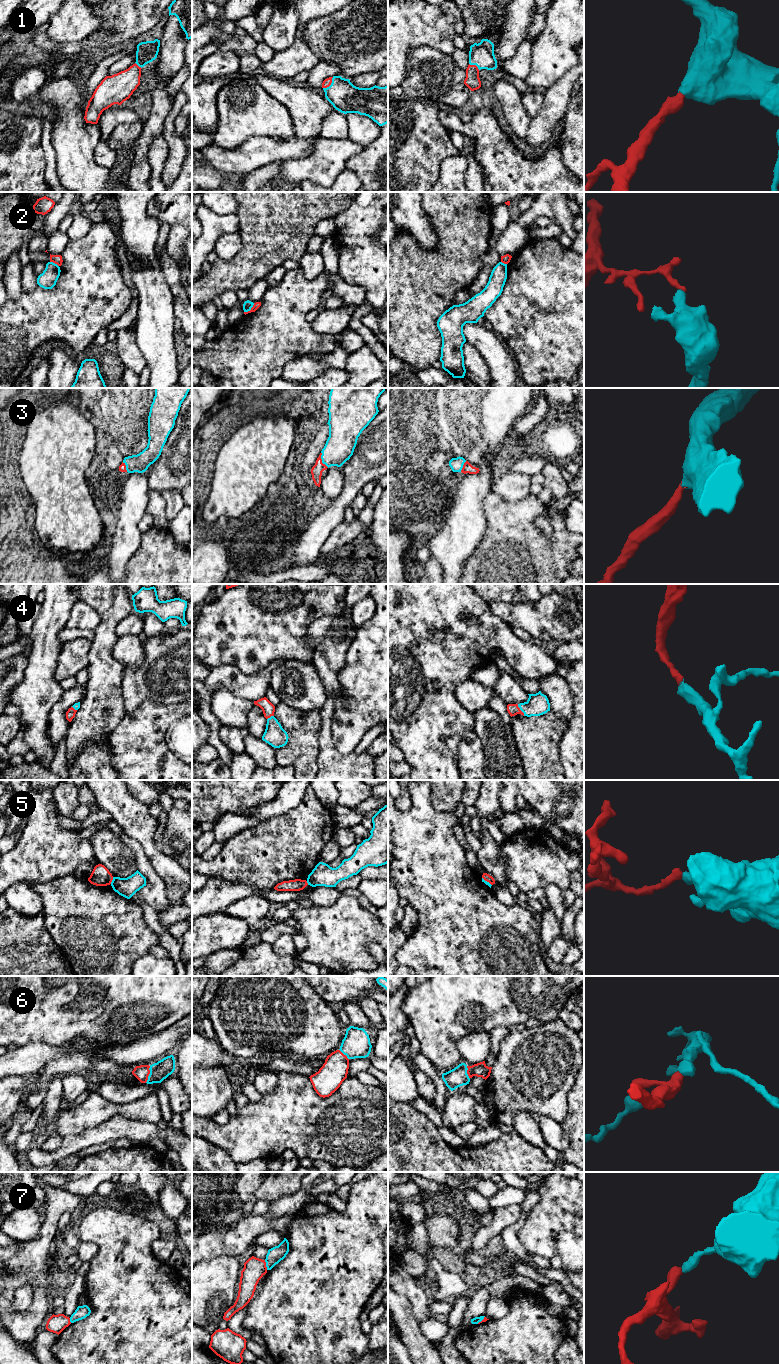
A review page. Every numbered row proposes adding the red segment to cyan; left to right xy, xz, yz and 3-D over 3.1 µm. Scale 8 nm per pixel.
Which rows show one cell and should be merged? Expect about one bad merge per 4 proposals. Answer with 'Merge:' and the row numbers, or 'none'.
Merge: 1, 3, 4, 6

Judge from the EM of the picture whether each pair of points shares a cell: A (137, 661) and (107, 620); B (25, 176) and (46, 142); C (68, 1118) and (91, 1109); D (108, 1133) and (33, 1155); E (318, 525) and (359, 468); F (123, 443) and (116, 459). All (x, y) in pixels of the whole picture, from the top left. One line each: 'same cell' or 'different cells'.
A: different cells
B: different cells
C: same cell
D: same cell
E: same cell
F: different cells

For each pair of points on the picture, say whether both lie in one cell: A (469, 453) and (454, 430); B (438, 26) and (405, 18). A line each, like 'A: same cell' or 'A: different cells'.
A: same cell
B: same cell

